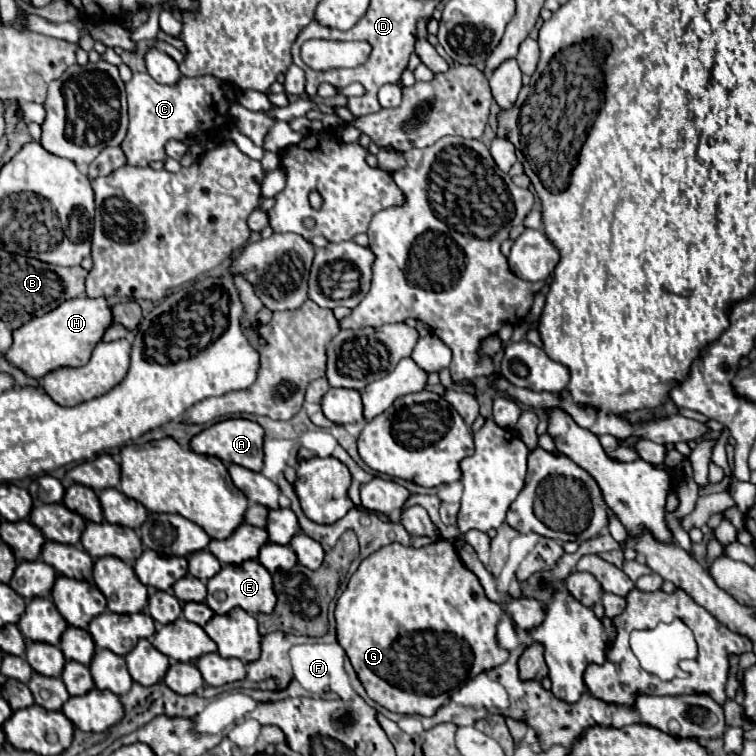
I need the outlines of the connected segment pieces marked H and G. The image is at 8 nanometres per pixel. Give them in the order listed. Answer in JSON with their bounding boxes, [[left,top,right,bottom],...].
[[5,297,111,379],[335,537,509,717]]

